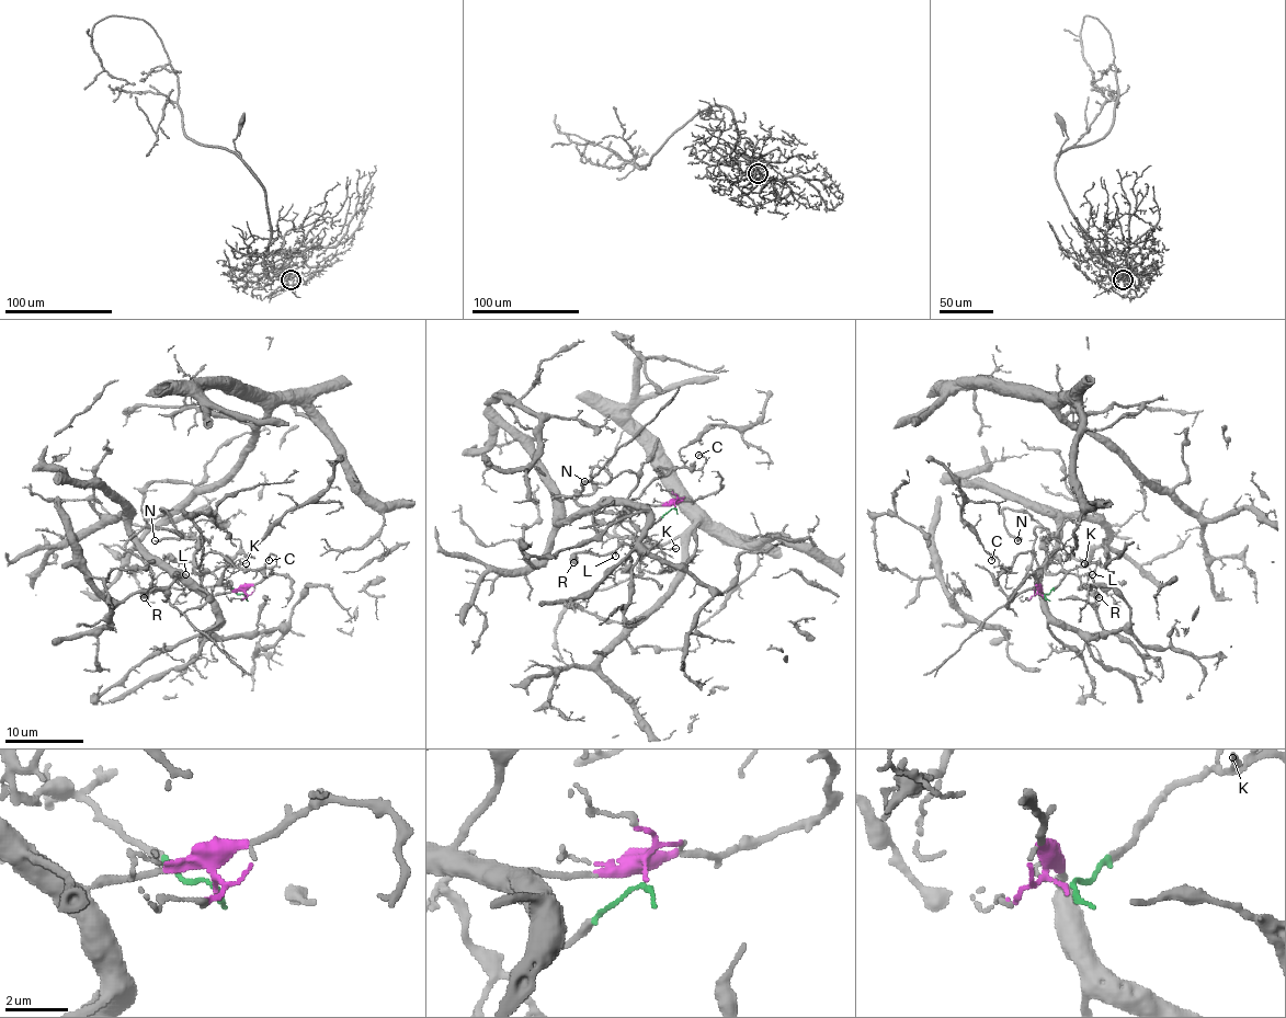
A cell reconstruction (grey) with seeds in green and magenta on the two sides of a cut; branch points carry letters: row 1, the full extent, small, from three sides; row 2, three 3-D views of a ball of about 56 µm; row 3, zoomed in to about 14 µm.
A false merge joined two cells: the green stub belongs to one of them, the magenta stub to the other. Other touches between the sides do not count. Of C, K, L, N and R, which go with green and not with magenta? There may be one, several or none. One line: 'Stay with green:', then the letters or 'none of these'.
Stay with green: C, K, L, N, R

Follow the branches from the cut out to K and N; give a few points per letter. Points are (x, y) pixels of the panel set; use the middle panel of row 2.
K: (674, 507), (642, 532), (650, 541), (667, 549), (676, 547)
N: (674, 507), (640, 529), (625, 510), (576, 500), (603, 469), (607, 482), (583, 480)

